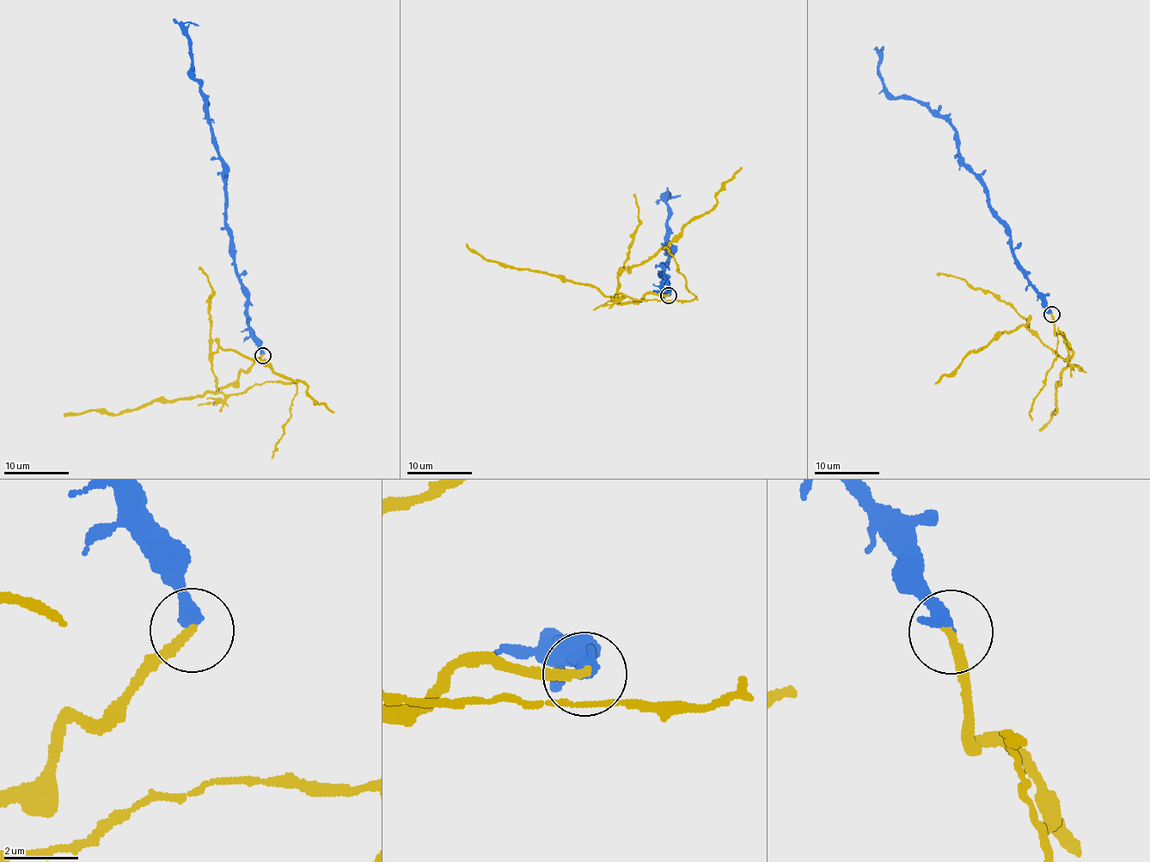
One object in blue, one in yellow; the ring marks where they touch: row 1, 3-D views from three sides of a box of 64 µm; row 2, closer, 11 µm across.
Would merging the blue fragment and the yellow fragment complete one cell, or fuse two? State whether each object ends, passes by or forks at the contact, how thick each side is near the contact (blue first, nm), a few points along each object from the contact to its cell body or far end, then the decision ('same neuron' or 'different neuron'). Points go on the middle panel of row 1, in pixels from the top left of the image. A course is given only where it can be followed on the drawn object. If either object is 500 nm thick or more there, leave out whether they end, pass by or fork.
blue ends there; yellow ends there; 420 nm thick on the blue side, 260 nm on the other; blue runs (668, 295), (662, 290), (667, 278), (661, 274), (671, 249), (665, 246), (668, 193), (656, 204); yellow runs (668, 295), (621, 303), (614, 297), (620, 272), (648, 261), (710, 212), (742, 168); different neuron

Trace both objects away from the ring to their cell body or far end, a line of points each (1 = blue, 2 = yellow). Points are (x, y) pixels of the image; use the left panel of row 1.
1: (262, 356), (237, 278), (223, 166), (192, 69), (189, 35), (174, 19)
2: (262, 356), (215, 393), (211, 357), (220, 349), (237, 351), (301, 381), (308, 395), (334, 412)

